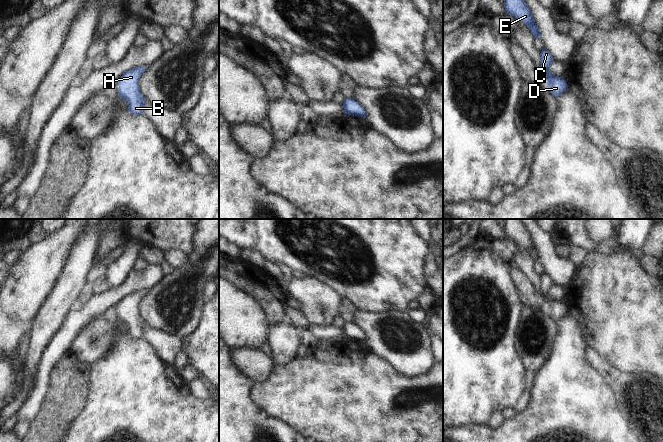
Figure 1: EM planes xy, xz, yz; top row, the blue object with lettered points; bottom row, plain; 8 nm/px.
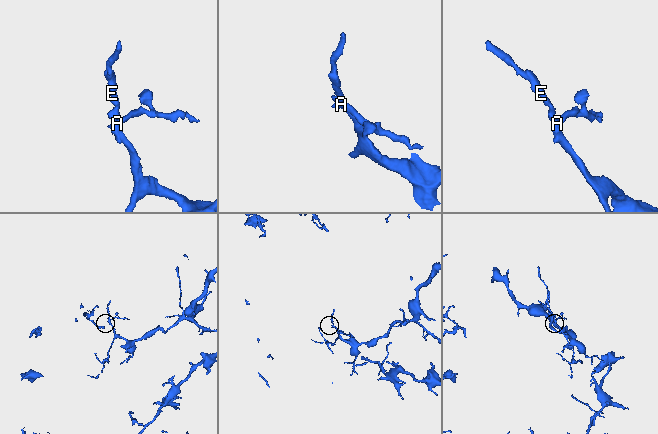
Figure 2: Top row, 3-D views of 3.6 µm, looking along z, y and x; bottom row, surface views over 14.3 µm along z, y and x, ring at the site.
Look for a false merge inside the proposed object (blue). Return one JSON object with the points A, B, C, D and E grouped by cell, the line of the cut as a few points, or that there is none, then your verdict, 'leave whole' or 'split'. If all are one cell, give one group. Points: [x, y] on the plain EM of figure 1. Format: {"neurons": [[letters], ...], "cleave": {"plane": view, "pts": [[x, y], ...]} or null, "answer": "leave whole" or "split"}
{"neurons": [["A", "B", "C", "D", "E"]], "cleave": null, "answer": "leave whole"}

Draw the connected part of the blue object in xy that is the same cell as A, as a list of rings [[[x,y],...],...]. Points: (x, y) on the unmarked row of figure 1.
[[[140,290],[134,293],[125,294],[123,299],[116,304],[119,309],[119,320],[128,326],[129,336],[139,340],[143,336],[144,325],[146,324],[139,313],[139,303],[147,294],[148,290]]]

